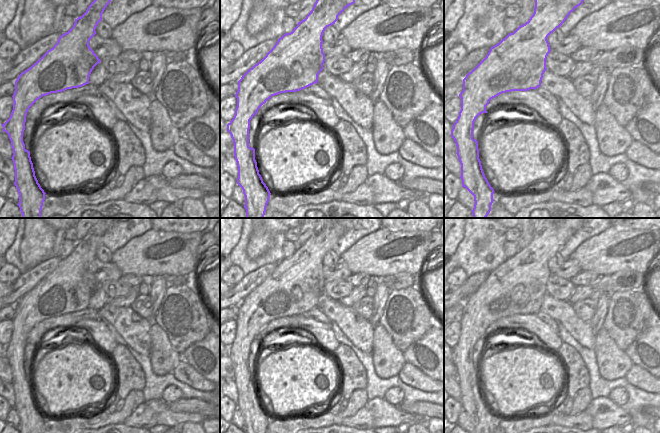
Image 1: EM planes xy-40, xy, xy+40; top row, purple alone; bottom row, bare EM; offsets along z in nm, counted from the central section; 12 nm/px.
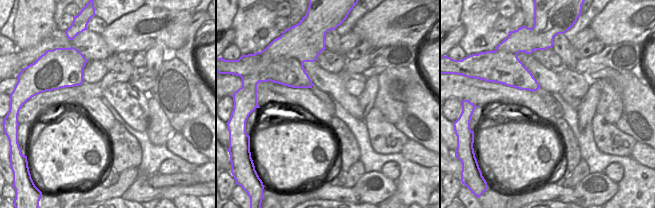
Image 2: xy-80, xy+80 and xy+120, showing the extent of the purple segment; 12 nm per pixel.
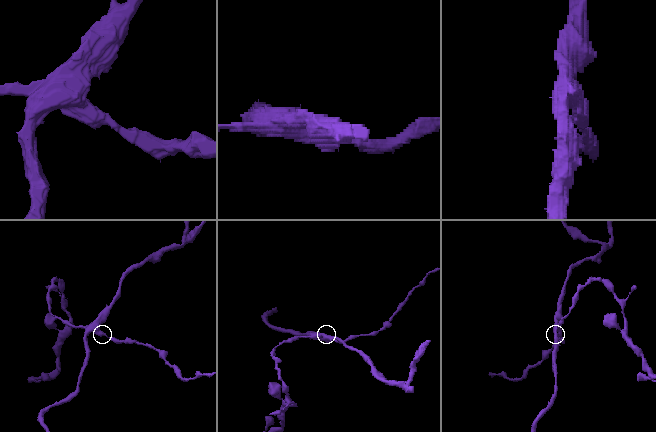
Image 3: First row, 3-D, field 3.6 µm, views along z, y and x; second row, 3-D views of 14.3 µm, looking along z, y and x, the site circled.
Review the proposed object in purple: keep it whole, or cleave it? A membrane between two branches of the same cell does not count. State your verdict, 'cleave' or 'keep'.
cleave

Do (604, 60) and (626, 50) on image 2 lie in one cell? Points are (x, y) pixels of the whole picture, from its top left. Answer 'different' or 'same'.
same

